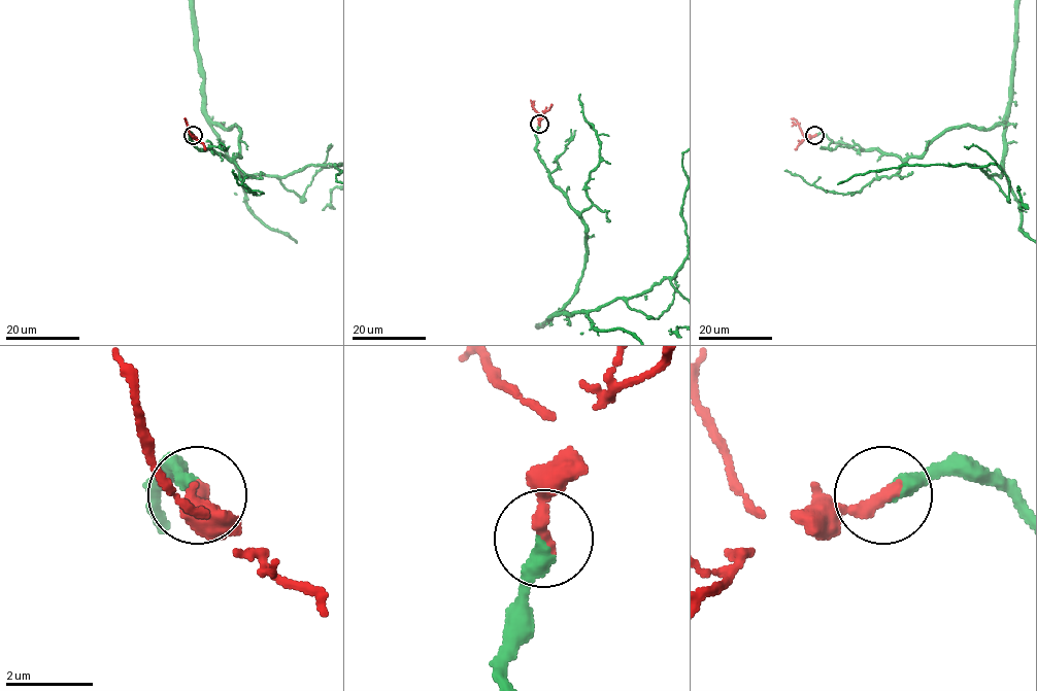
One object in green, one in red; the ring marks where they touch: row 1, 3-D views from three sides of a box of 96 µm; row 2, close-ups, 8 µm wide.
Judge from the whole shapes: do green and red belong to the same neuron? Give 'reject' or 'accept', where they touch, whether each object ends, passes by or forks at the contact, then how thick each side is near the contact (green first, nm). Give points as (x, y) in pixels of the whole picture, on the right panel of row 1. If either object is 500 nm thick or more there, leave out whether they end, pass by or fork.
accept | (814, 135) | green ends | red ends | 340/340 nm

